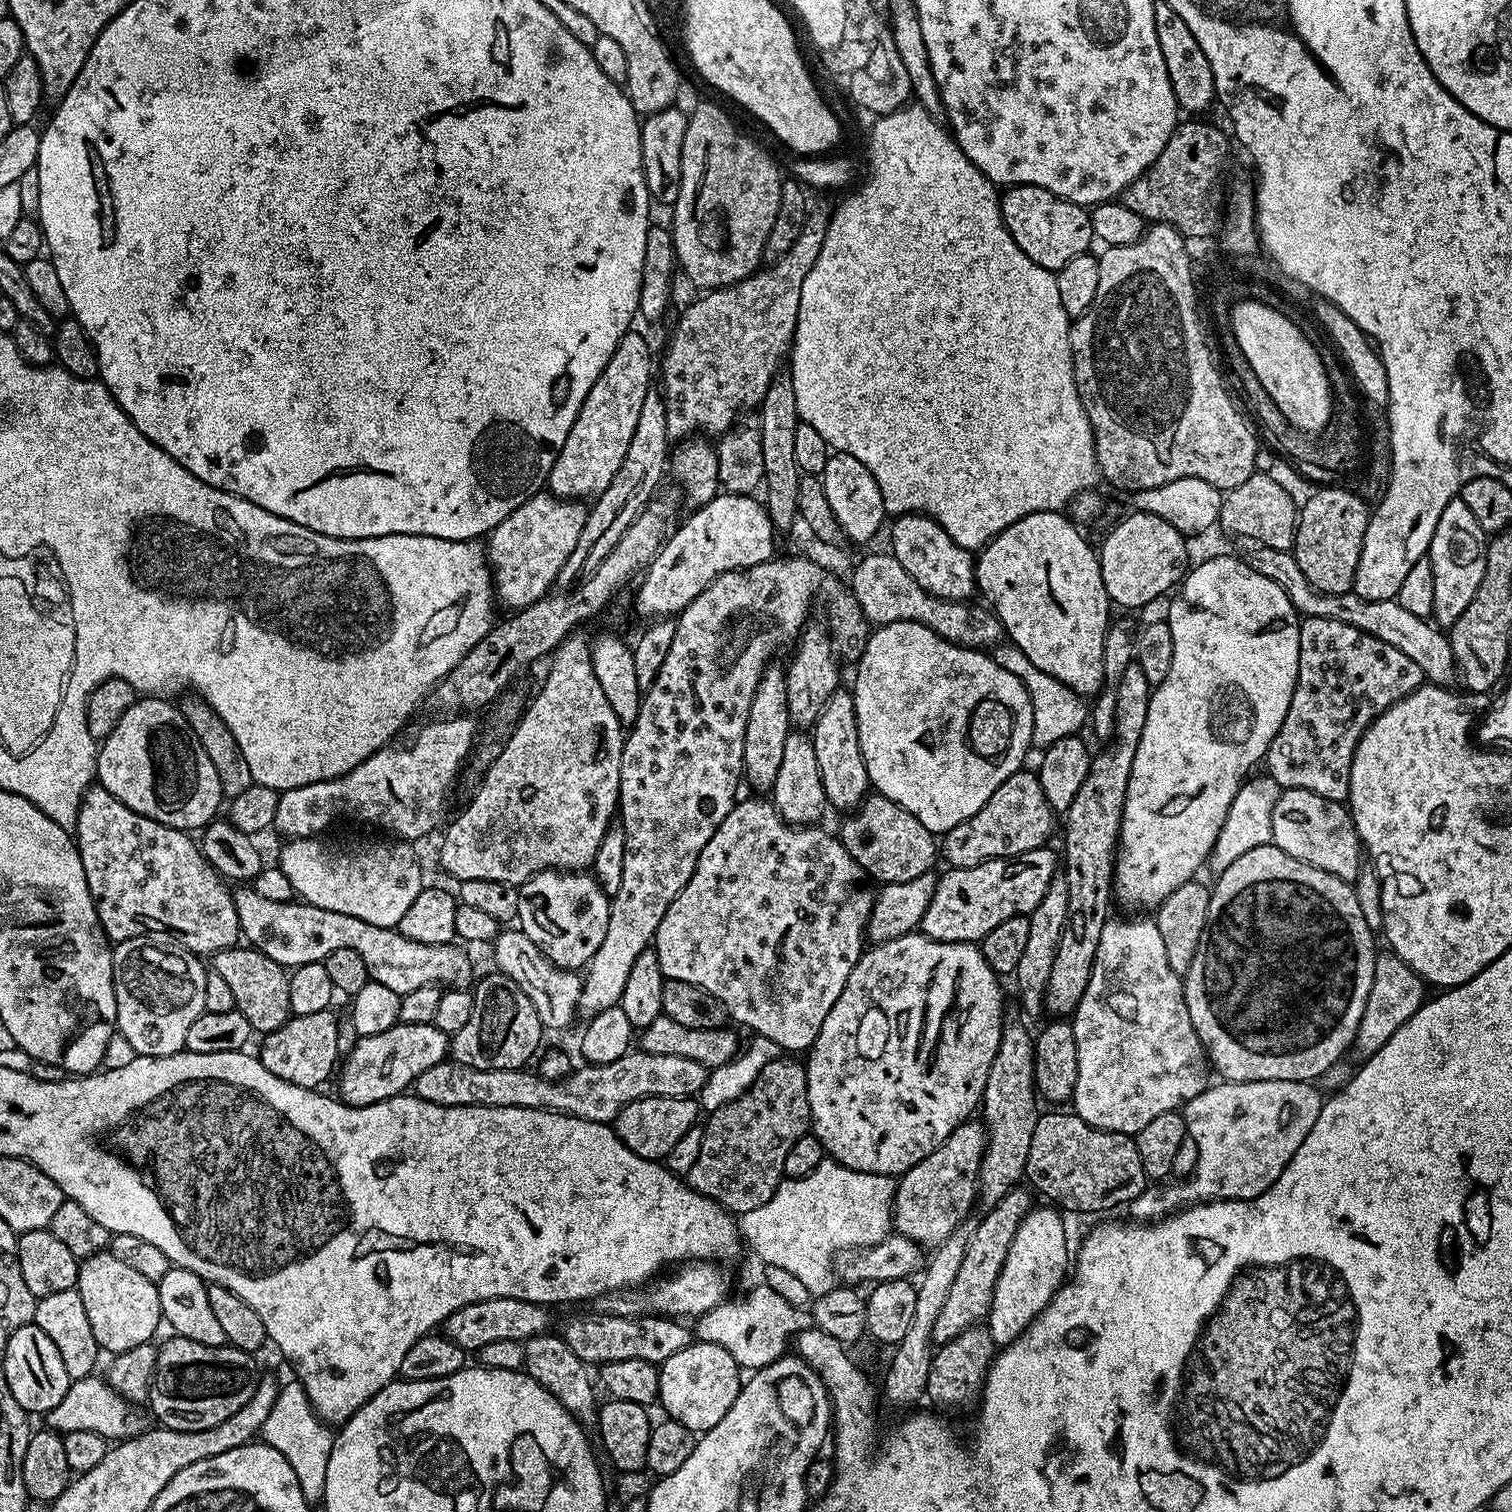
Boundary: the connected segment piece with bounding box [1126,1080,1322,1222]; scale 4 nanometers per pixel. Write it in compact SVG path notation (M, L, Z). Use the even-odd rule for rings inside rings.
M1267 1080L1266 1082L1231 1082L1213 1083L1202 1094L1184 1105L1182 1115L1190 1139L1198 1146L1198 1162L1196 1168L1192 1171L1192 1175L1183 1181L1181 1188L1164 1188L1168 1186L1148 1186L1145 1187L1143 1194L1138 1198L1134 1198L1126 1206L1126 1212L1129 1212L1131 1219L1136 1222L1155 1222L1179 1209L1185 1202L1207 1202L1209 1200L1253 1200L1255 1196L1260 1196L1269 1186L1280 1177L1282 1170L1286 1170L1286 1166L1294 1158L1294 1154L1298 1154L1298 1146L1302 1146L1302 1142L1306 1142L1306 1134L1310 1134L1310 1130L1314 1130L1314 1122L1318 1122L1318 1114L1322 1103L1322 1092L1315 1083L1306 1080Z

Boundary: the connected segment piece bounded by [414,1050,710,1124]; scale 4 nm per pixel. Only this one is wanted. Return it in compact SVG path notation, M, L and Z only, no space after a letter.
M630 1050L622 1054L622 1058L614 1058L614 1062L605 1064L588 1064L584 1068L577 1067L562 1080L548 1081L540 1076L539 1071L511 1068L510 1070L478 1070L474 1066L463 1065L453 1058L438 1062L438 1066L430 1066L430 1070L422 1070L414 1085L415 1095L426 1102L434 1102L438 1106L514 1106L515 1108L542 1109L543 1112L567 1112L569 1117L577 1116L590 1122L612 1124L623 1108L630 1102L641 1100L647 1096L658 1098L692 1098L706 1086L710 1069L702 1062L694 1062L694 1058L682 1058L678 1054L650 1054L643 1050Z

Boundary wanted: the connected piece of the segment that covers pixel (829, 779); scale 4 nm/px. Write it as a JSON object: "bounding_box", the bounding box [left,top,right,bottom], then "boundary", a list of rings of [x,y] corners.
{"bounding_box":[810,691,870,810],"boundary":[[[836,691],[830,702],[826,702],[822,714],[810,729],[810,735],[828,804],[831,807],[855,810],[859,808],[860,801],[869,795],[870,785],[866,762],[862,758],[862,750],[858,742],[856,698],[851,691],[844,691]]]}

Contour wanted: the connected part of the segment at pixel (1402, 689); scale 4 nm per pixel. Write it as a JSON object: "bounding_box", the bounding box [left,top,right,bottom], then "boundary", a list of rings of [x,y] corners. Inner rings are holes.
{"bounding_box":[1266,616,1425,802],"boundary":[[[1305,616],[1300,622],[1298,646],[1296,689],[1290,698],[1290,710],[1286,710],[1286,718],[1268,747],[1266,772],[1281,789],[1310,790],[1322,794],[1322,798],[1344,802],[1350,790],[1350,766],[1362,734],[1391,704],[1425,683],[1424,675],[1398,646],[1390,646],[1346,622]]]}

